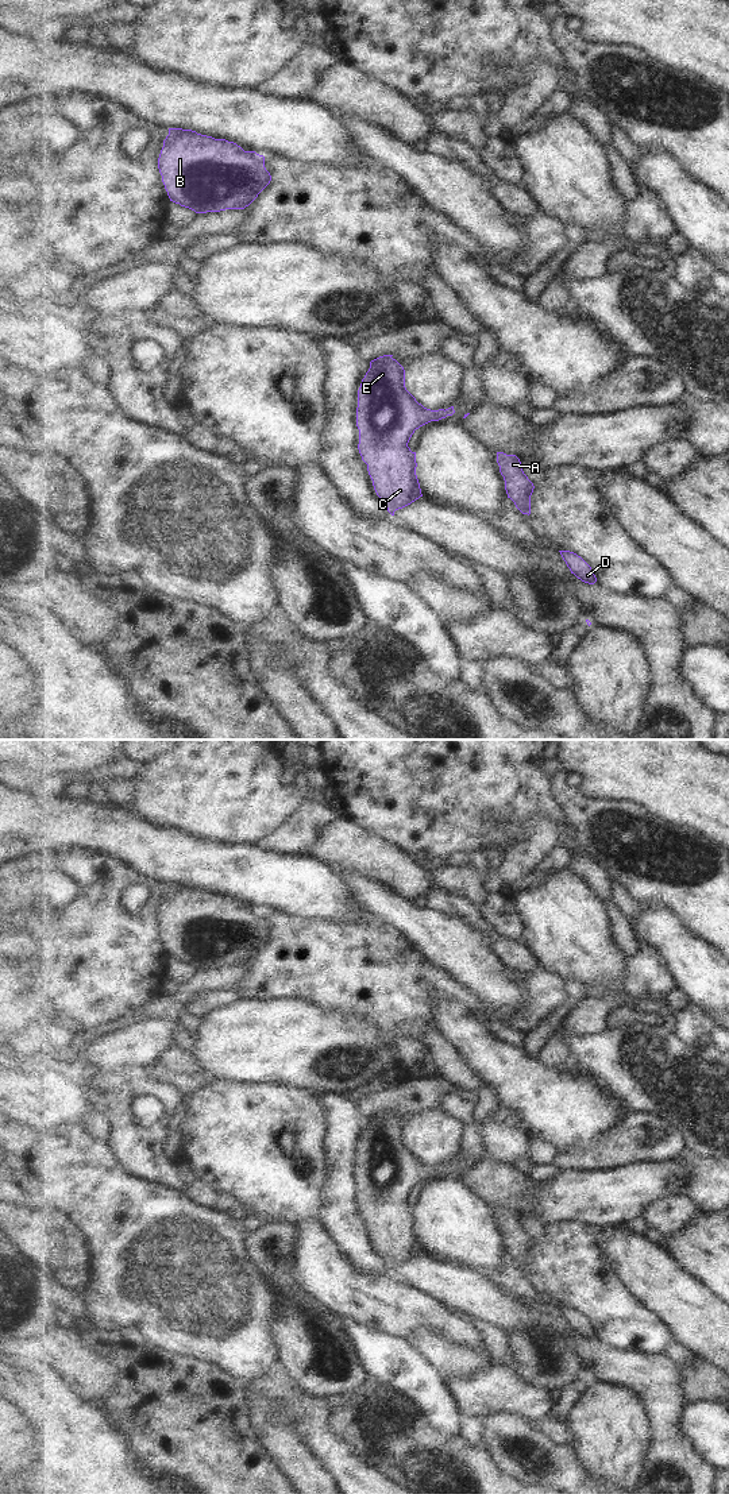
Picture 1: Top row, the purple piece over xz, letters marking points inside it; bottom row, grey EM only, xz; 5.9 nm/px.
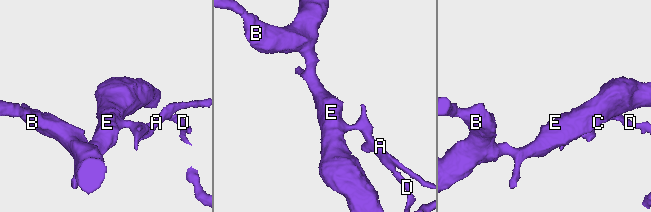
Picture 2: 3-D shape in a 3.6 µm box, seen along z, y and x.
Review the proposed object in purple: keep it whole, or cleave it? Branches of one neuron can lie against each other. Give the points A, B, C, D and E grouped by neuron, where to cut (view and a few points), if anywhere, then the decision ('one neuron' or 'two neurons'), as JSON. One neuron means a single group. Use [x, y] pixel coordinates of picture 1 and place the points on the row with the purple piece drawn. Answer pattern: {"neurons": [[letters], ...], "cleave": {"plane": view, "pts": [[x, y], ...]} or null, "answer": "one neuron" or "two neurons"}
{"neurons": [["A", "B", "C", "D", "E"]], "cleave": null, "answer": "one neuron"}

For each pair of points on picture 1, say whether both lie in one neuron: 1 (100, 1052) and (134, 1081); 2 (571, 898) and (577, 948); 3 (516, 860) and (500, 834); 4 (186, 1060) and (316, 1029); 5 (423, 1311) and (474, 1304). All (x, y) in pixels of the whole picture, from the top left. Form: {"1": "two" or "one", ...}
{"1": "two", "2": "one", "3": "two", "4": "two", "5": "two"}

